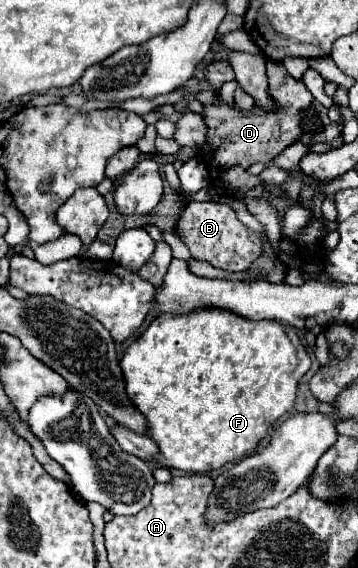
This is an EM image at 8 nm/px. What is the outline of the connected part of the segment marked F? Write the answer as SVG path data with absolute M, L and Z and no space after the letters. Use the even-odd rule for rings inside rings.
M194 310L182 316L158 316L148 330L128 346L120 368L130 402L146 416L148 436L156 442L158 466L190 474L208 474L254 452L272 422L292 410L296 386L310 368L310 356L296 330L274 320L252 322L228 310Z

